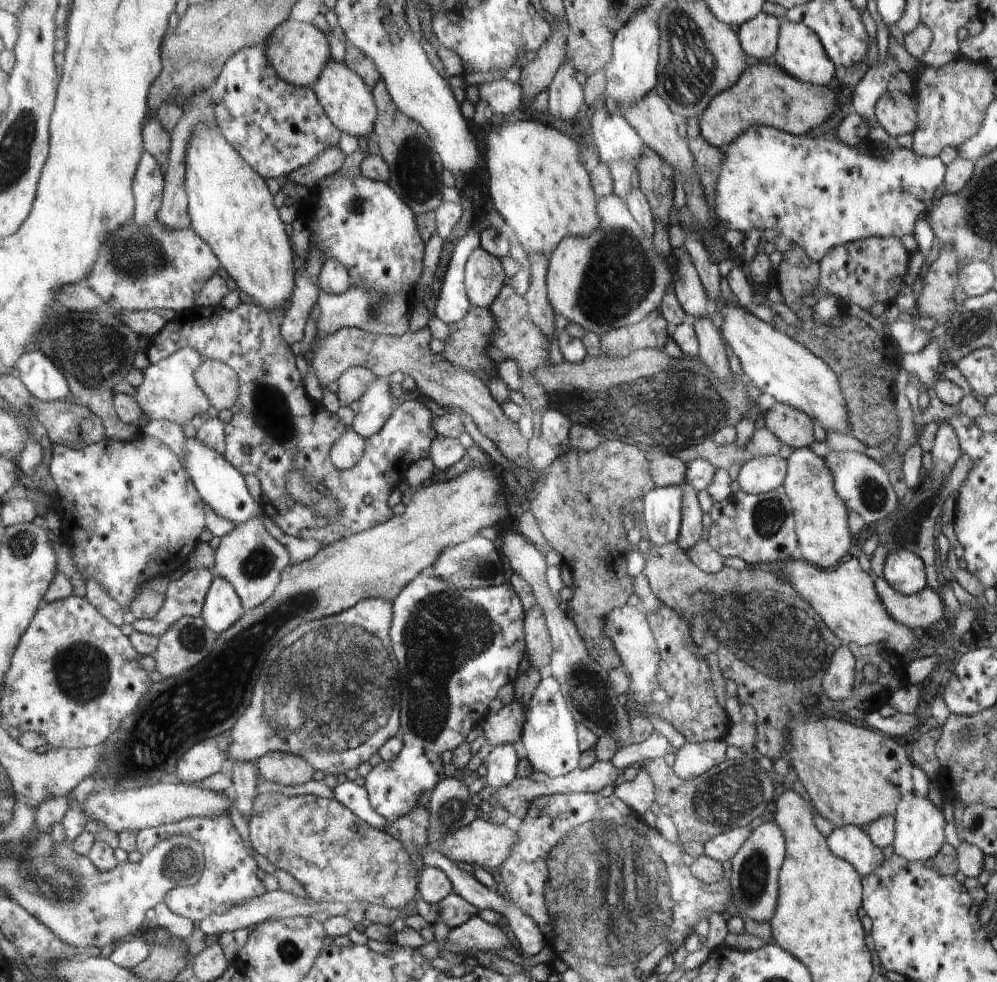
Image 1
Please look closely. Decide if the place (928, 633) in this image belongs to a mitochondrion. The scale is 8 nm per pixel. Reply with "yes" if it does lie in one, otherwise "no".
no

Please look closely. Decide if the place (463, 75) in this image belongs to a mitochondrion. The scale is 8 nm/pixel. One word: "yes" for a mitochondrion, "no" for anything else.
no

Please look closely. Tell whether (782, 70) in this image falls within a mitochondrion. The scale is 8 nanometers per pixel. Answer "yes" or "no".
no

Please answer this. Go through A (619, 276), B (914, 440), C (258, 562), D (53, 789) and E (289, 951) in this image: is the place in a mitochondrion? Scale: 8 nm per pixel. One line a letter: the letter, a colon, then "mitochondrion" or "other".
A: mitochondrion
B: other
C: mitochondrion
D: other
E: mitochondrion

